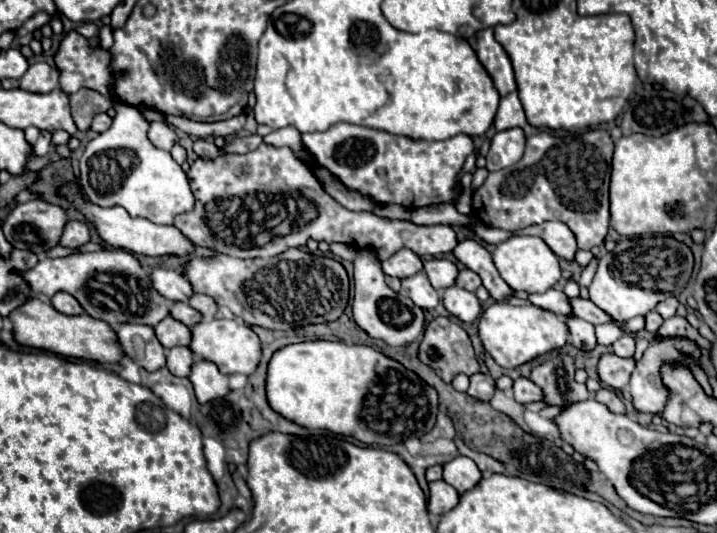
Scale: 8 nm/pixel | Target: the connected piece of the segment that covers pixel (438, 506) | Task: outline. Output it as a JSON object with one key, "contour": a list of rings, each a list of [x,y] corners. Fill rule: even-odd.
{"contour":[[[443,480],[429,482],[429,490],[431,494],[429,494],[427,508],[429,508],[429,514],[433,516],[441,516],[459,504],[459,492]]]}

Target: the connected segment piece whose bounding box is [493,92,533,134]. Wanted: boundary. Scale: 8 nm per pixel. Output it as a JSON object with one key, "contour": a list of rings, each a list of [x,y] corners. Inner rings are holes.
{"contour":[[[517,92],[507,94],[505,98],[501,98],[493,126],[495,126],[497,132],[519,126],[519,128],[523,128],[527,134],[533,134],[533,130],[531,130],[527,118],[525,118],[525,112],[523,112],[523,106],[521,106],[521,102],[519,102]]]}

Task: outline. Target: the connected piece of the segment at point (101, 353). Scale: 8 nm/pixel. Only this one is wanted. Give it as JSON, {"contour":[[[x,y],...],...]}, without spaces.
{"contour":[[[41,298],[25,300],[7,318],[13,324],[13,338],[21,346],[47,350],[47,352],[67,356],[67,358],[111,362],[111,364],[123,356],[123,352],[119,352],[119,344],[115,344],[115,332],[111,332],[111,326],[107,322],[95,320],[89,314],[63,316],[51,304],[43,302]]]}

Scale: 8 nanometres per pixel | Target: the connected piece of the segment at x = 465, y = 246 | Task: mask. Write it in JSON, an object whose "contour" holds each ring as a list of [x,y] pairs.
{"contour":[[[465,240],[465,242],[459,242],[453,250],[453,254],[457,256],[459,262],[463,262],[469,270],[477,272],[483,280],[483,286],[489,290],[489,294],[495,298],[495,300],[505,300],[507,296],[513,296],[513,290],[505,284],[505,280],[499,276],[493,260],[491,260],[491,254],[485,250],[485,246],[477,240]]]}

